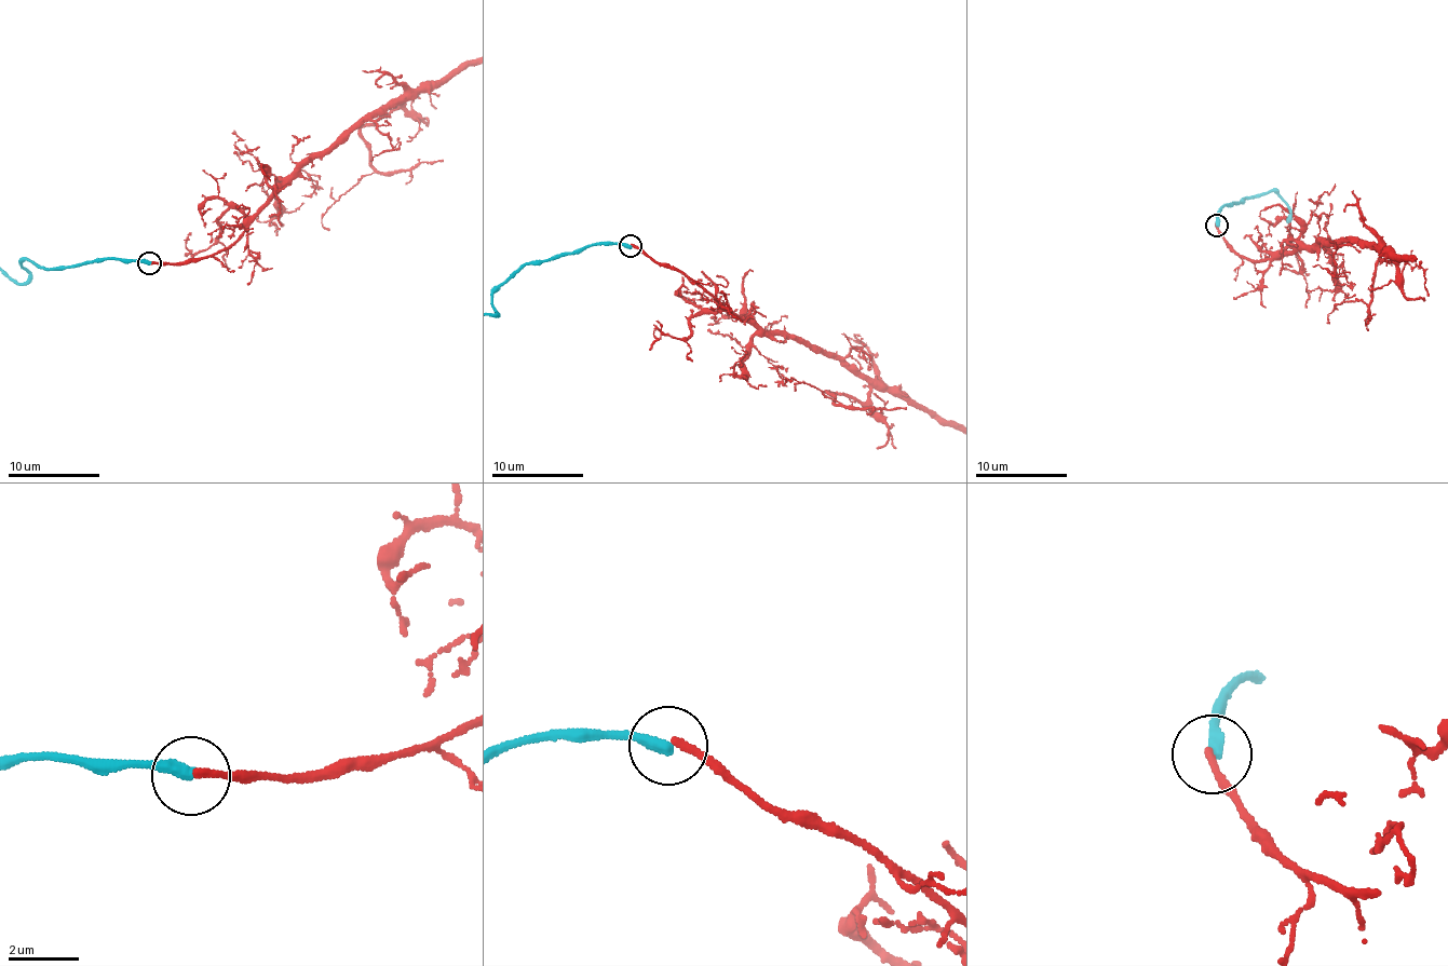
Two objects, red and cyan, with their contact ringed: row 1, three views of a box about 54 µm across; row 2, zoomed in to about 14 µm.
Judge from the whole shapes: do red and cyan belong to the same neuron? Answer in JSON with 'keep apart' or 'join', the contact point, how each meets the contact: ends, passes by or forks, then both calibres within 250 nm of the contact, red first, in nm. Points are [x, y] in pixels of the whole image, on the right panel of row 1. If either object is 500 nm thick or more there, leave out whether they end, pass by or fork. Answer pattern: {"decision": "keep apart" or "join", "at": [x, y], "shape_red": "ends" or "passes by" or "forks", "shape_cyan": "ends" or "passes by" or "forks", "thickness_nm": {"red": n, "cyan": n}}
{"decision": "keep apart", "at": [1217, 225], "shape_red": "ends", "shape_cyan": "ends", "thickness_nm": {"red": 200, "cyan": 340}}

